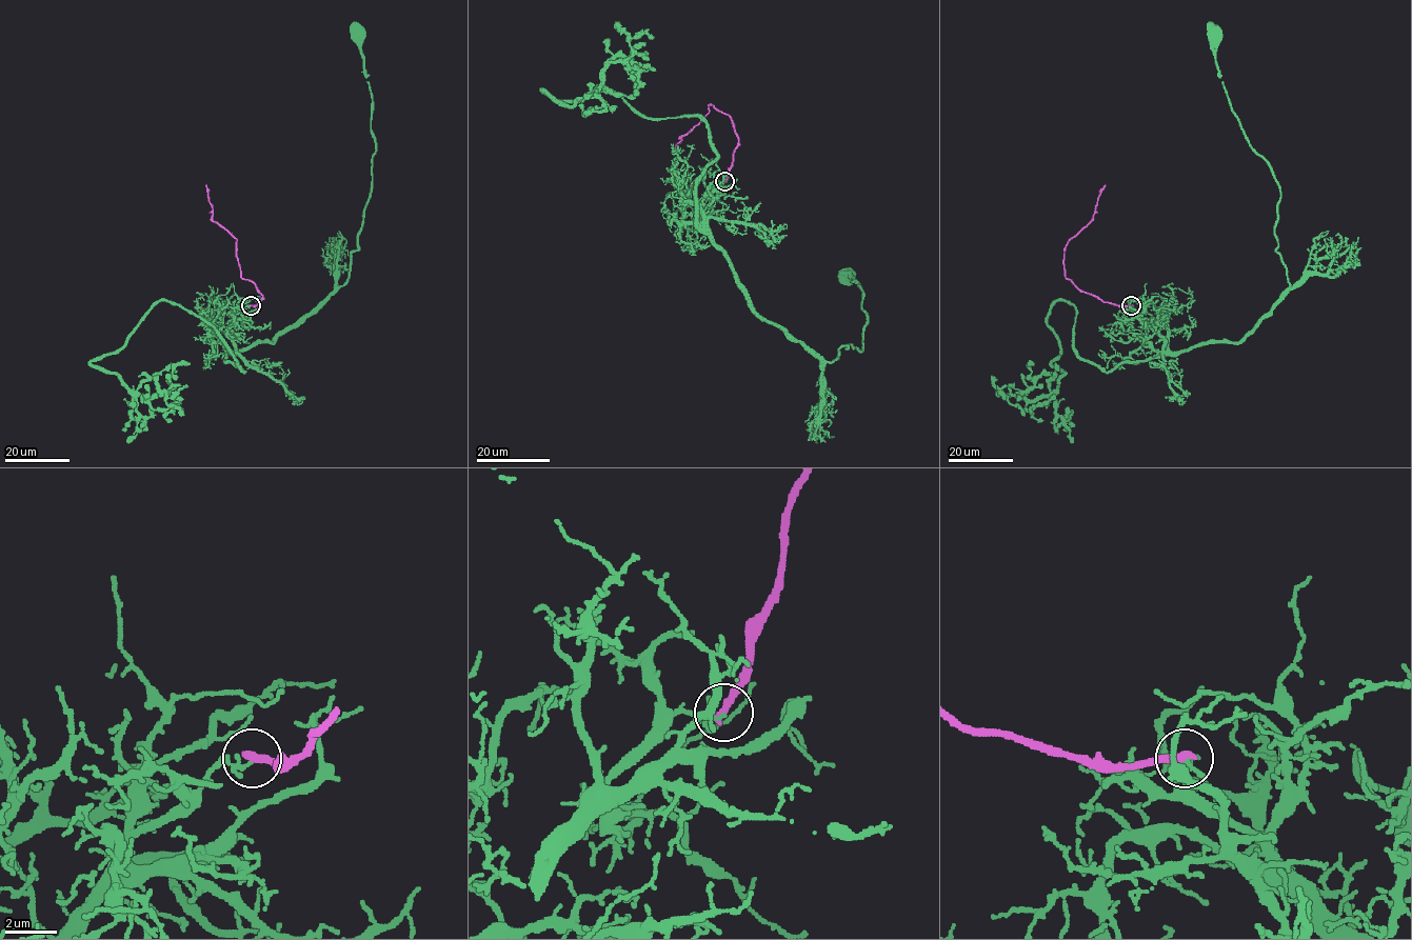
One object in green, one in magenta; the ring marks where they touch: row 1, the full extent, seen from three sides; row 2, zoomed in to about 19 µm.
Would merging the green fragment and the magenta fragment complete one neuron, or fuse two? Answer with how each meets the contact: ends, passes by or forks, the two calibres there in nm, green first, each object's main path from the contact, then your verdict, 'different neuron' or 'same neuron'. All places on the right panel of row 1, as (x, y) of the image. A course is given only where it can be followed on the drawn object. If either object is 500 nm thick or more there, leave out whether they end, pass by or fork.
green forks there; magenta ends there; 90 nm thick on the green side, 340 nm on the other; green runs (1131, 305), (1165, 352), (1185, 352), (1238, 342), (1290, 285), (1275, 250), (1278, 183), (1232, 108), (1216, 35); magenta runs (1131, 305), (1104, 302), (1081, 292), (1065, 277), (1065, 247), (1092, 219), (1099, 191), (1106, 184); different neuron

